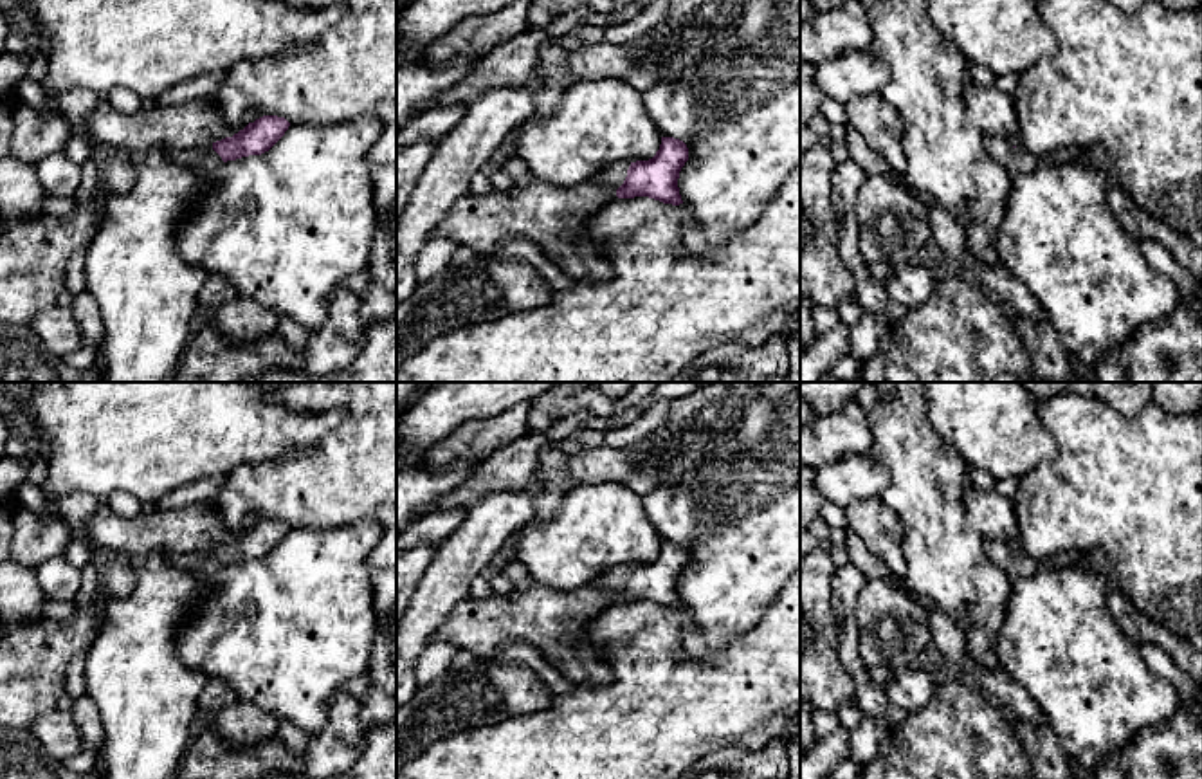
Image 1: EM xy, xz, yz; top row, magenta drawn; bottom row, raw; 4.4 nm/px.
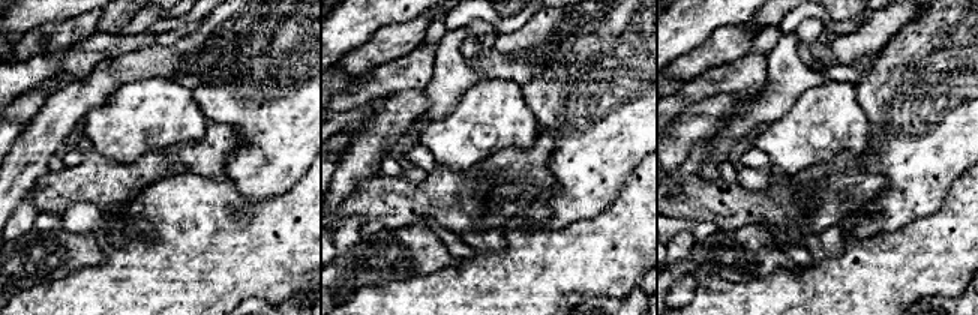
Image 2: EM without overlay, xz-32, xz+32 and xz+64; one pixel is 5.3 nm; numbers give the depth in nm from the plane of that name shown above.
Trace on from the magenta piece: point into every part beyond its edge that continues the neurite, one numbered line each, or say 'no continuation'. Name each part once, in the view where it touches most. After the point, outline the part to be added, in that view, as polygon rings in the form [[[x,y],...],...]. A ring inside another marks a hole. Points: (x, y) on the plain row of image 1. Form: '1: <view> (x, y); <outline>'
1: xz (615, 579); [[[616,566],[611,572],[602,575],[602,586],[611,588],[615,591],[620,591],[627,581],[627,573],[629,573],[631,566]]]

